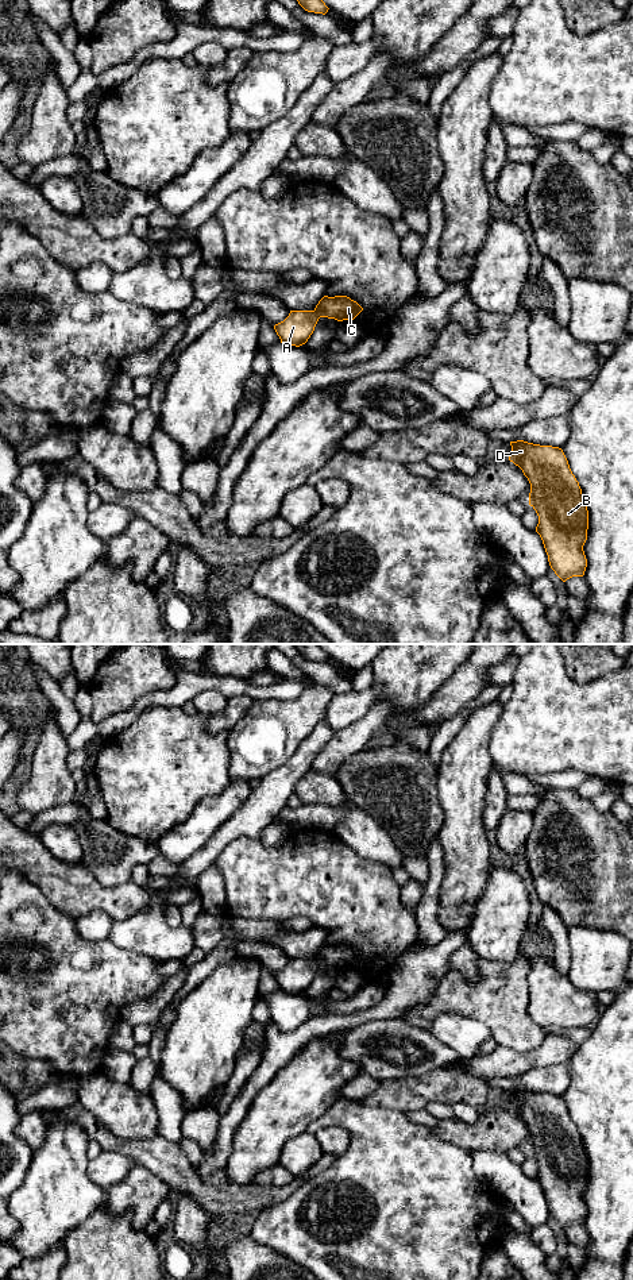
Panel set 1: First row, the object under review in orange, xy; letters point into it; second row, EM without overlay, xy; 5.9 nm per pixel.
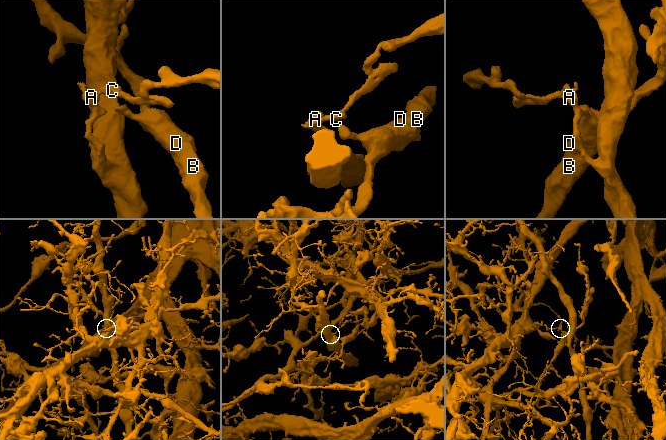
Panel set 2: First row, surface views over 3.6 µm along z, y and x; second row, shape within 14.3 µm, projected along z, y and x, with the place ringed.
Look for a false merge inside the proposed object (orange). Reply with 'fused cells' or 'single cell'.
fused cells

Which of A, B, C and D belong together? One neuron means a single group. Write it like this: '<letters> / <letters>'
A / B C D

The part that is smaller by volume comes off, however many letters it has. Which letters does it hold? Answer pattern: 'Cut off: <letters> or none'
Cut off: A

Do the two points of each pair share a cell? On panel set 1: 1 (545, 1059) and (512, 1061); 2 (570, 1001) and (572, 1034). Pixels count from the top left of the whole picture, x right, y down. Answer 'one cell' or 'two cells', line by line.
1: one cell
2: two cells

